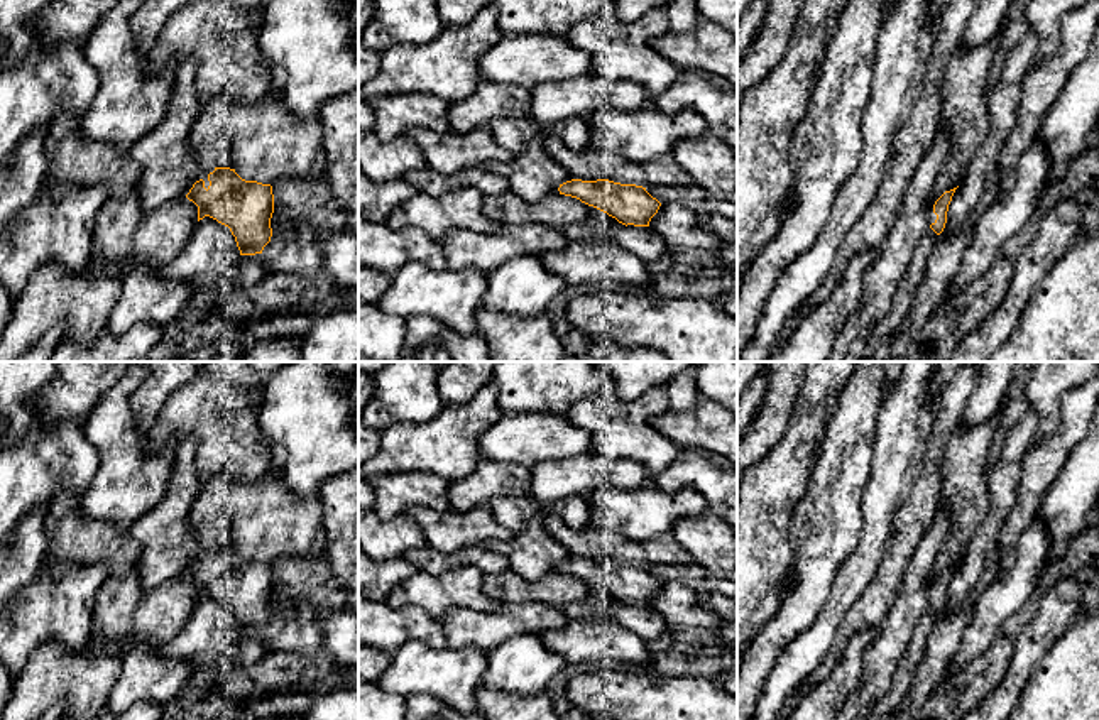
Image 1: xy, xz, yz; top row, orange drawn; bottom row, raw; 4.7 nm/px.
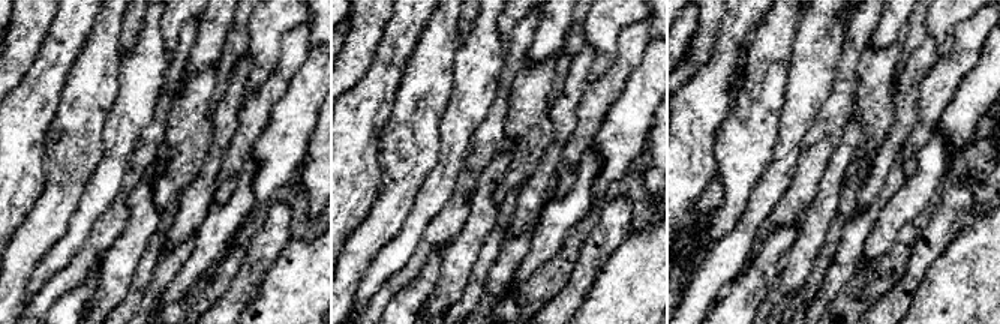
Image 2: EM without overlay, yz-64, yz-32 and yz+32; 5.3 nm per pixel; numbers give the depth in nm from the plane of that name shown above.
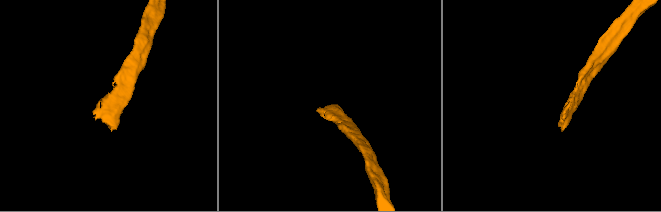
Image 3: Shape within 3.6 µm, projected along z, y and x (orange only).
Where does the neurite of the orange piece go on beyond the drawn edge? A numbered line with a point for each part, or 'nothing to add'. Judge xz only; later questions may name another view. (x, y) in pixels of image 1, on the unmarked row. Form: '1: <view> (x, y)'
nothing to add

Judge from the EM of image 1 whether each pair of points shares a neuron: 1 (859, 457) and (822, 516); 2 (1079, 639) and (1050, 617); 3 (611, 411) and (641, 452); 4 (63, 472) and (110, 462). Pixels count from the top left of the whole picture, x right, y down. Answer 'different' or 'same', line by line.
1: same
2: different
3: same
4: different

